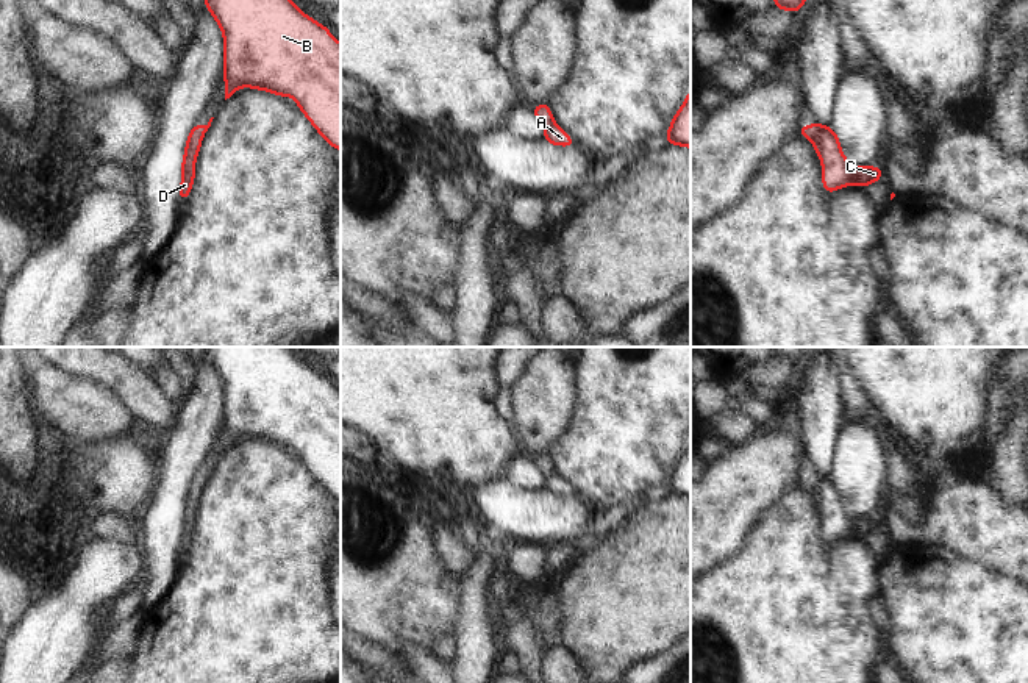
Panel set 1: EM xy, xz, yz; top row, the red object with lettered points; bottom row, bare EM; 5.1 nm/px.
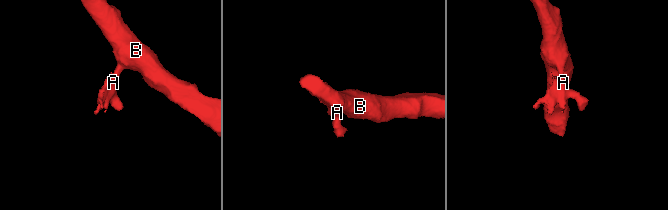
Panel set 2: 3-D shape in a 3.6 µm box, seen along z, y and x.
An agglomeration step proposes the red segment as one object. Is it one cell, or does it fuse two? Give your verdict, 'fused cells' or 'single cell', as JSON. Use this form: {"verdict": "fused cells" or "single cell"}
{"verdict": "single cell"}

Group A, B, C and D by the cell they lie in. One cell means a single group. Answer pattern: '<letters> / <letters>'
A B C D

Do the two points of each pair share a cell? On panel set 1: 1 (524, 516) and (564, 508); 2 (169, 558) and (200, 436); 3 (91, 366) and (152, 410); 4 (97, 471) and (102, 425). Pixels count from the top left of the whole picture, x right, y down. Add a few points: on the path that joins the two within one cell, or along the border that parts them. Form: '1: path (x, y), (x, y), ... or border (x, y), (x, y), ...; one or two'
1: path (533, 516), (555, 516); one
2: path (166, 529), (166, 500), (177, 466); one
3: path (107, 368), (136, 394); one
4: border (125, 435), (100, 441), (67, 439); two

